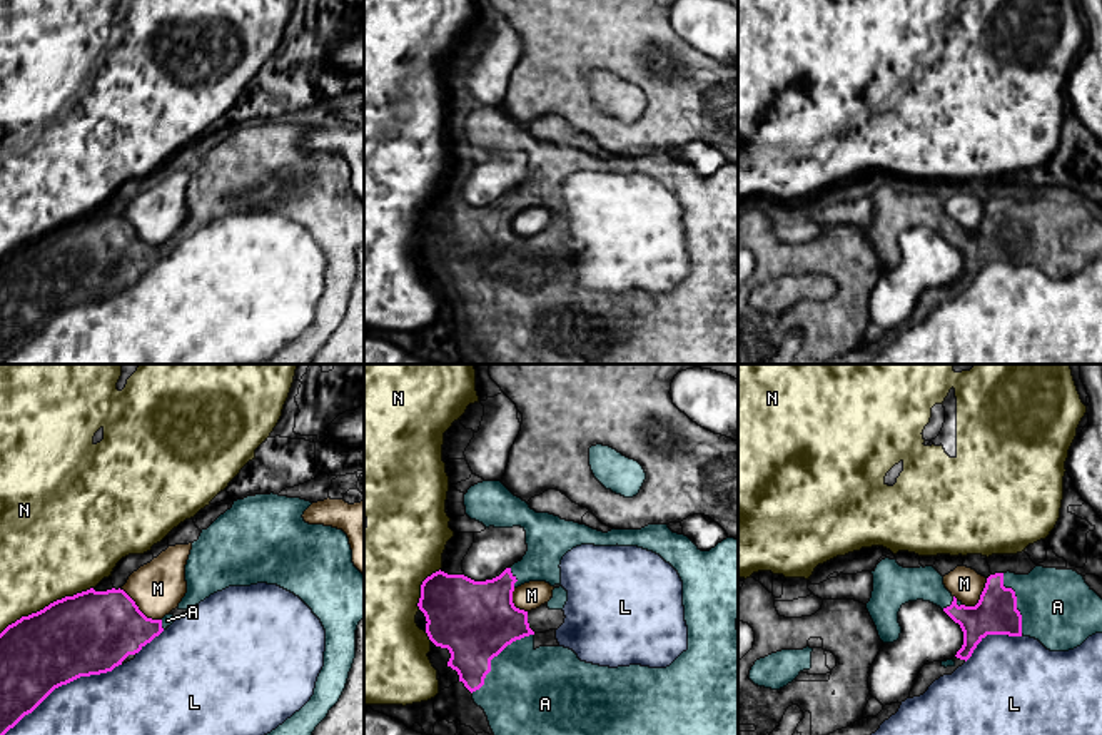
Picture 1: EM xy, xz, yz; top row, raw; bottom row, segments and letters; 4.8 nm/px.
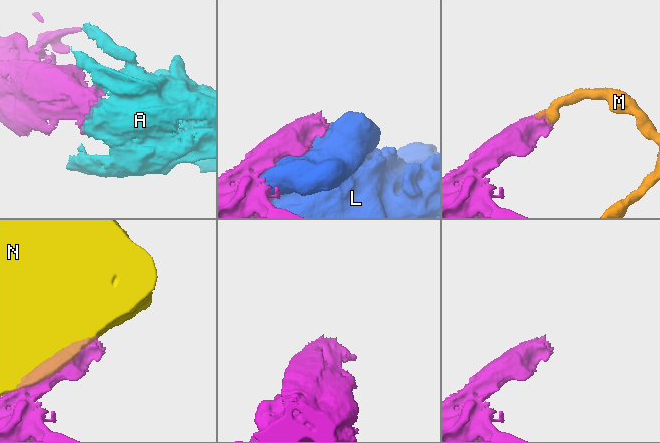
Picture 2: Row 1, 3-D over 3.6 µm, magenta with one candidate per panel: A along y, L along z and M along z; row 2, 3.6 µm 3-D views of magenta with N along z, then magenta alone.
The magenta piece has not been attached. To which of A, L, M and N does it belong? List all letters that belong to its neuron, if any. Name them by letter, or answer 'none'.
A

